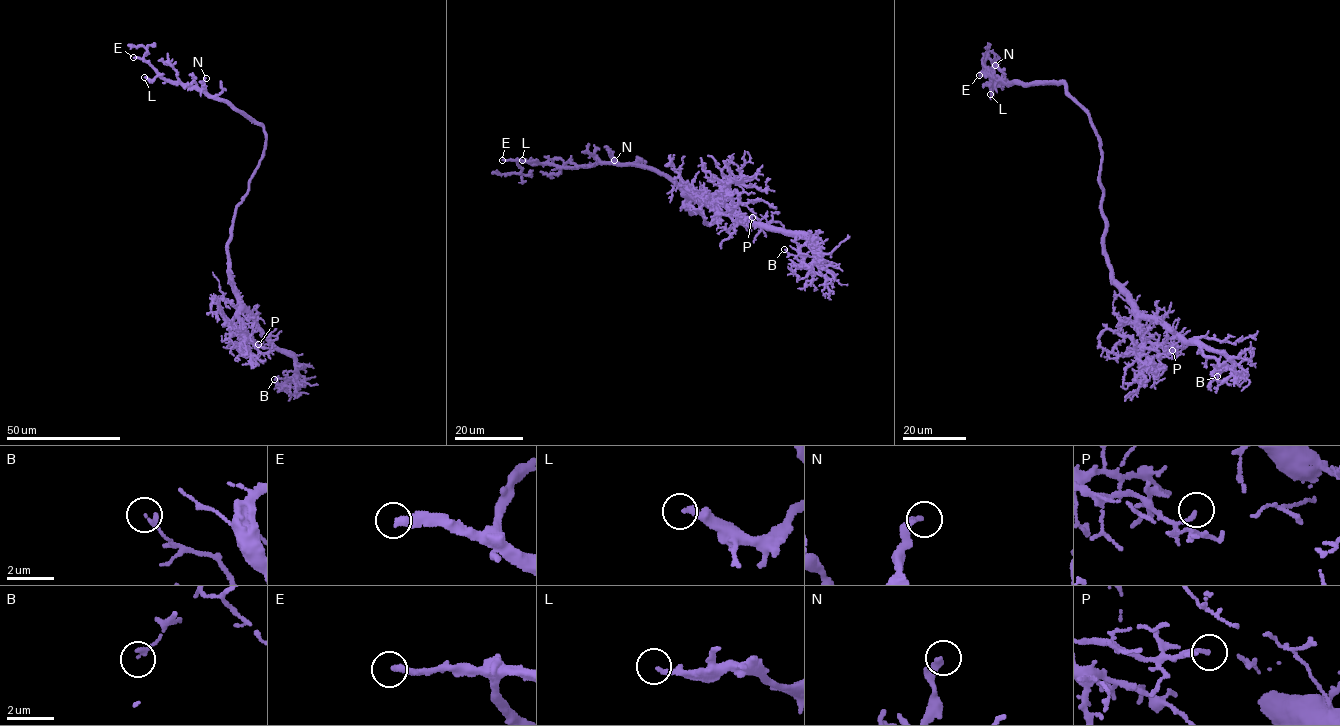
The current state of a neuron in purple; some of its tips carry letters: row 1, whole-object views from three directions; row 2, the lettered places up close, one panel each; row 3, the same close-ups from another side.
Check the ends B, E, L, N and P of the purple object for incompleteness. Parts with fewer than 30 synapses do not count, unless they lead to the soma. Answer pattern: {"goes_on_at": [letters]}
{"goes_on_at": ["E", "L"]}

